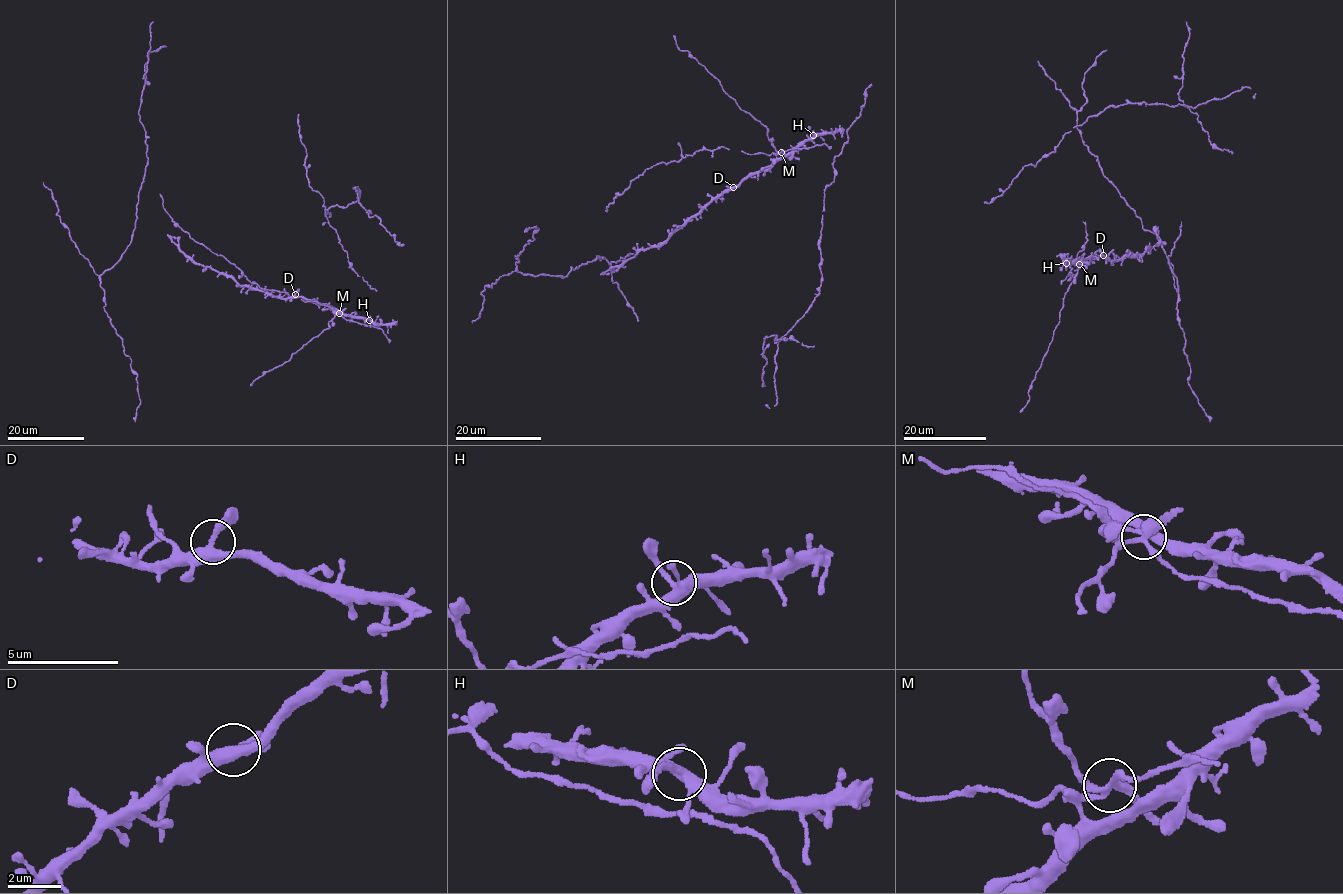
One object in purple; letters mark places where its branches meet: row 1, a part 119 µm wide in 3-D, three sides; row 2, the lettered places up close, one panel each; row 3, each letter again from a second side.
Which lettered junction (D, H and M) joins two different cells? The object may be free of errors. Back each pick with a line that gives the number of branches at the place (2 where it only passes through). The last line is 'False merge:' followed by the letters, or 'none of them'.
M: 4
False merge: M

